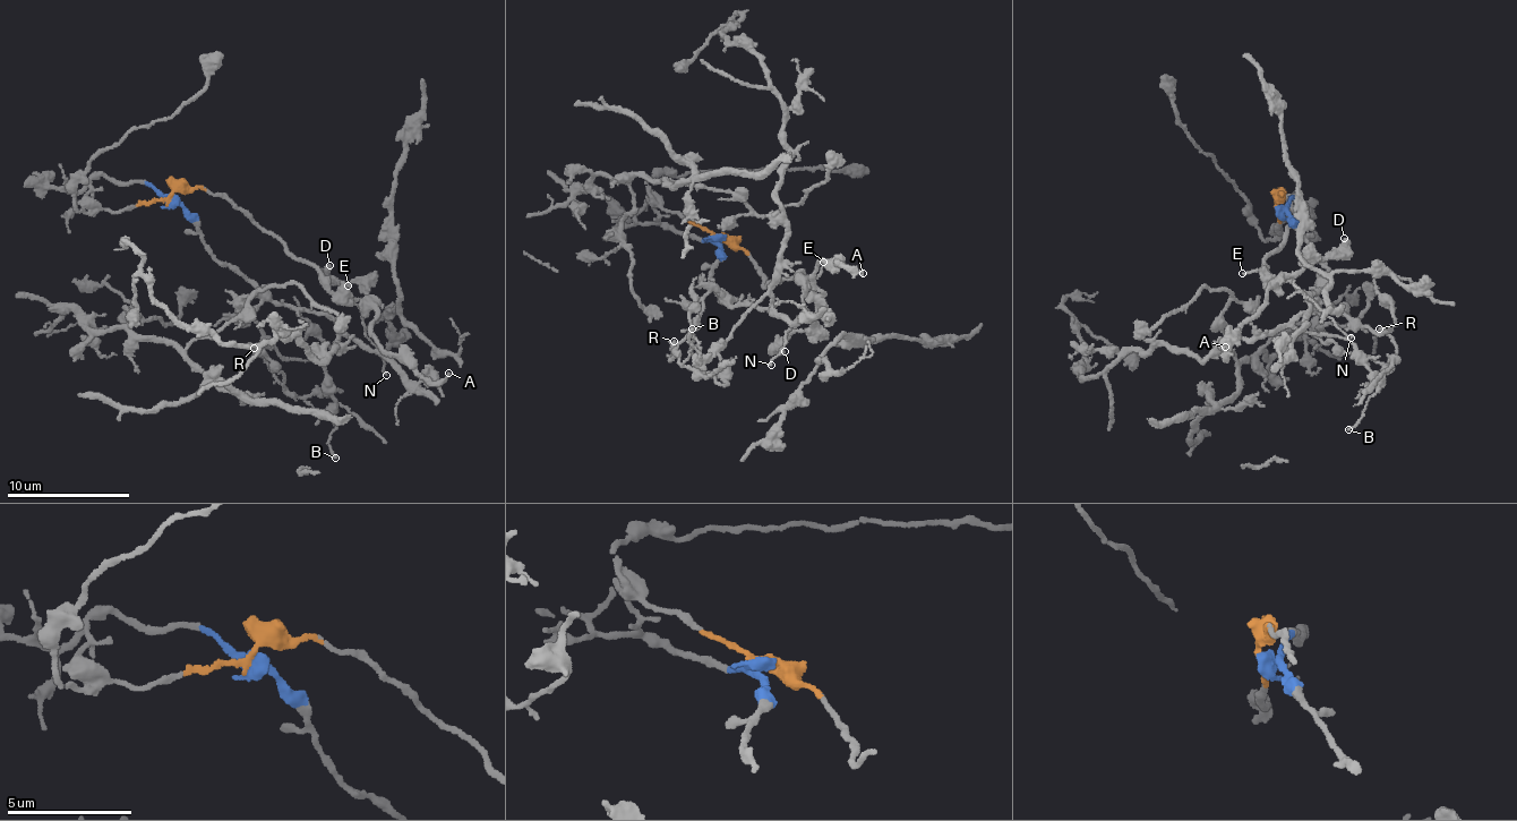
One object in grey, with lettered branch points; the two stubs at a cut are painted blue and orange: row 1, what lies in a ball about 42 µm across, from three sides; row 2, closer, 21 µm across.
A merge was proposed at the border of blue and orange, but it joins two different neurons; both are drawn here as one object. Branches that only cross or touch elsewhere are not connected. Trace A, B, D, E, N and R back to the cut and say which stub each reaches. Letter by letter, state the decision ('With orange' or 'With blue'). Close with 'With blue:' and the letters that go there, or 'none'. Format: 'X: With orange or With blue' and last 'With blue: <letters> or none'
A: With orange
B: With blue
D: With orange
E: With orange
N: With orange
R: With blue
With blue: B, R

